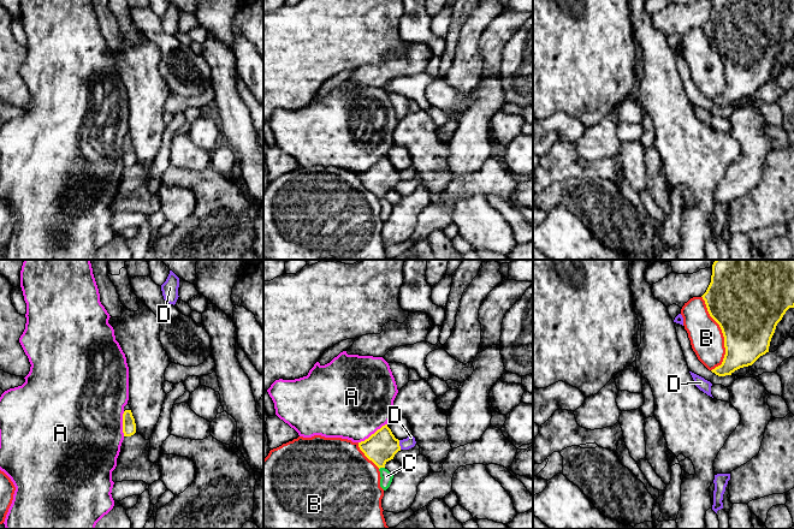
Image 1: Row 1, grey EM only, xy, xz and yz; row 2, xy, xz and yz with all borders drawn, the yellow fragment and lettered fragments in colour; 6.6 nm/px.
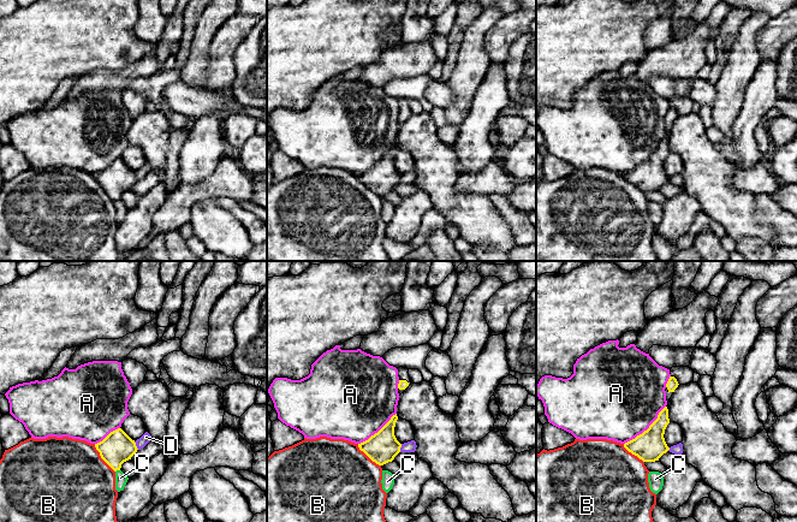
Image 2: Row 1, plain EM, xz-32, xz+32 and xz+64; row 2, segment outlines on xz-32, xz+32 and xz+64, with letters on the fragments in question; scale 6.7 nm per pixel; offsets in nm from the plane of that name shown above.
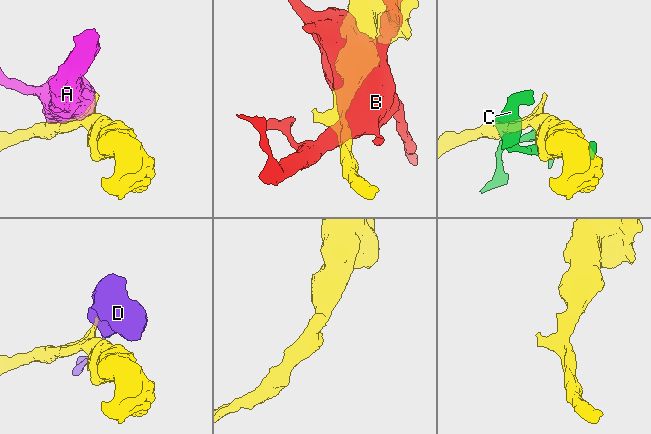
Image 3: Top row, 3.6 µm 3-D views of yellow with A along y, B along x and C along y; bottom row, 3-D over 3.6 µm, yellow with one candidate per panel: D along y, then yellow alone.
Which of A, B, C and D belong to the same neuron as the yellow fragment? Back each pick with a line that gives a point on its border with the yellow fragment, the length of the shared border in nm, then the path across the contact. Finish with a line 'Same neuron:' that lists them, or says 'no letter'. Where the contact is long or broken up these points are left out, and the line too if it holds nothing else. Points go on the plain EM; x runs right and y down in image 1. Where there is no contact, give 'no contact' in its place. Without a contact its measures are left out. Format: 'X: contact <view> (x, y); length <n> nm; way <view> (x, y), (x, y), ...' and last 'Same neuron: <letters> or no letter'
Same neuron: no letter

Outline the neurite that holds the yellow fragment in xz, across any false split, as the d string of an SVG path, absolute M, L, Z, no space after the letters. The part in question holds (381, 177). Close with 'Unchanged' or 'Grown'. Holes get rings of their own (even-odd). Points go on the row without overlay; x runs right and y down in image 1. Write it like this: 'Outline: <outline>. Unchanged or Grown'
Outline: M387 155L359 173L359 178L379 200L385 198L385 195L401 182L399 171L395 168Z. Unchanged

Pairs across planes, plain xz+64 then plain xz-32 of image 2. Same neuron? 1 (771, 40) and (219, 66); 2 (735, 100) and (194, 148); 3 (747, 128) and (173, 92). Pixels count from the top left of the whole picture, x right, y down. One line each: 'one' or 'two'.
1: one
2: two
3: two

